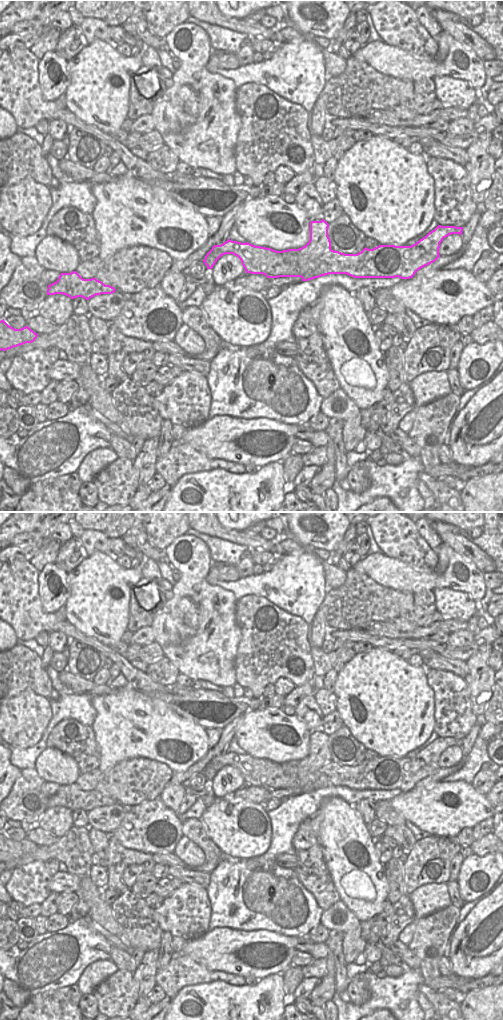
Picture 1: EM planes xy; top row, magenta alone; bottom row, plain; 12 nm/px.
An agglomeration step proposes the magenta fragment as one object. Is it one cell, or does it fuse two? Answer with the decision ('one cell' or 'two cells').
two cells

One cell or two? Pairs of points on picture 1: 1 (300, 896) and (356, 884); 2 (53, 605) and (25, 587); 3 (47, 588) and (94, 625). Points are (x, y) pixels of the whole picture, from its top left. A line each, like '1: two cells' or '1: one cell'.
1: two cells
2: two cells
3: two cells

